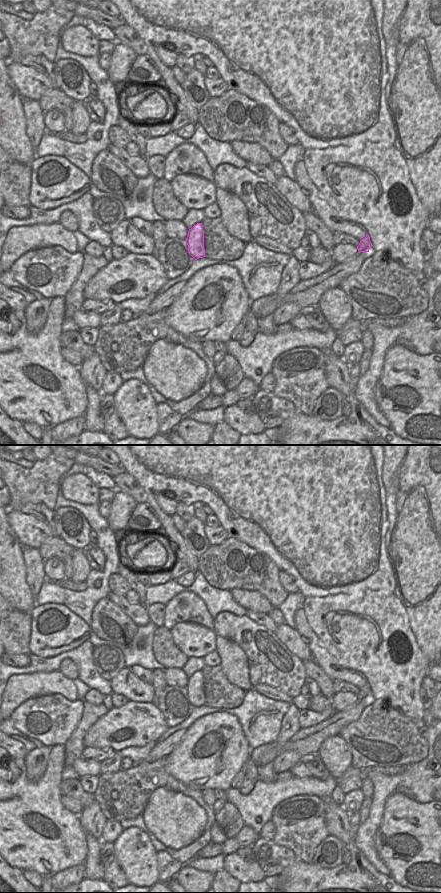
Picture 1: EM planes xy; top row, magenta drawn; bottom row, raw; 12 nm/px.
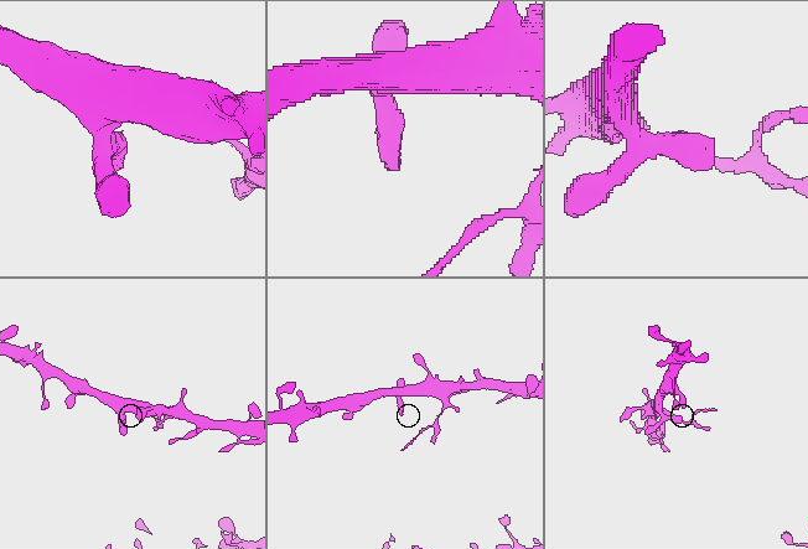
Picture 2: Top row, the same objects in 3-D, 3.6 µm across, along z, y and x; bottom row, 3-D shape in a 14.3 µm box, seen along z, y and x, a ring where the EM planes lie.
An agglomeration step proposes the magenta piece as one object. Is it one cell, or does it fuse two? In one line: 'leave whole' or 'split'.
split

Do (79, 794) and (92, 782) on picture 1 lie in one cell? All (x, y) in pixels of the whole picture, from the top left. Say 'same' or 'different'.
different

